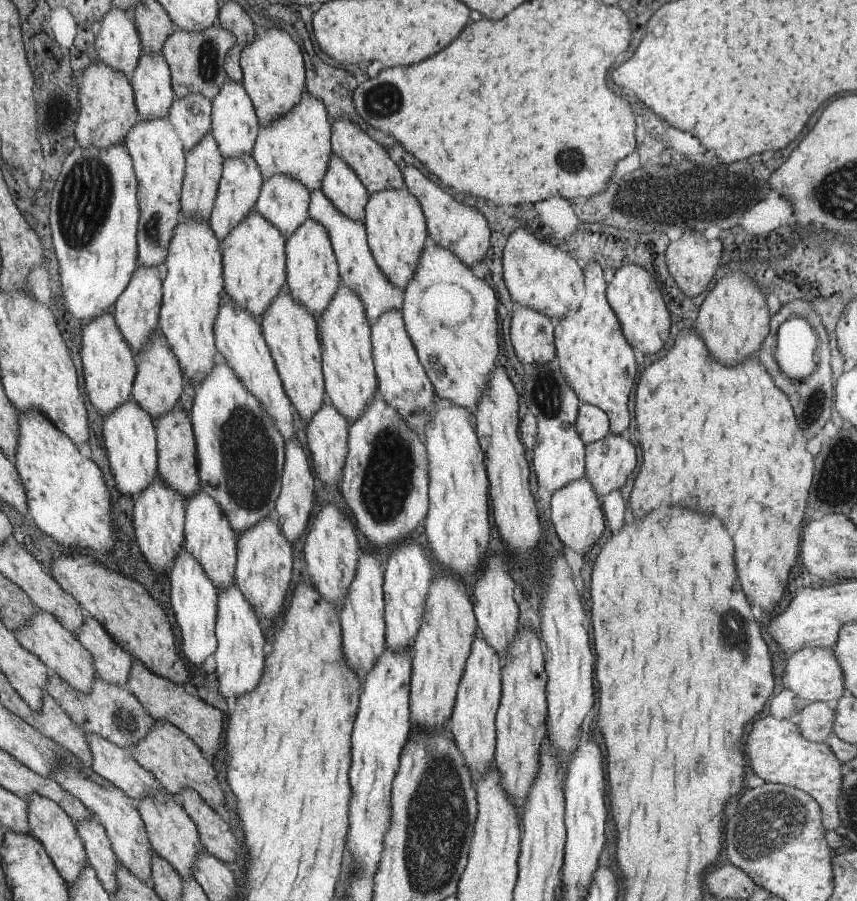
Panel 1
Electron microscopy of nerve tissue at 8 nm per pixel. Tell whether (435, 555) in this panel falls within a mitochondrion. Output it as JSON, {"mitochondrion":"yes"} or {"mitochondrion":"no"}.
{"mitochondrion":"no"}

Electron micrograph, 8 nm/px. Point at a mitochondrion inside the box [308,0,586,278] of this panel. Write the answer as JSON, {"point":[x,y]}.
{"point":[385,100]}

